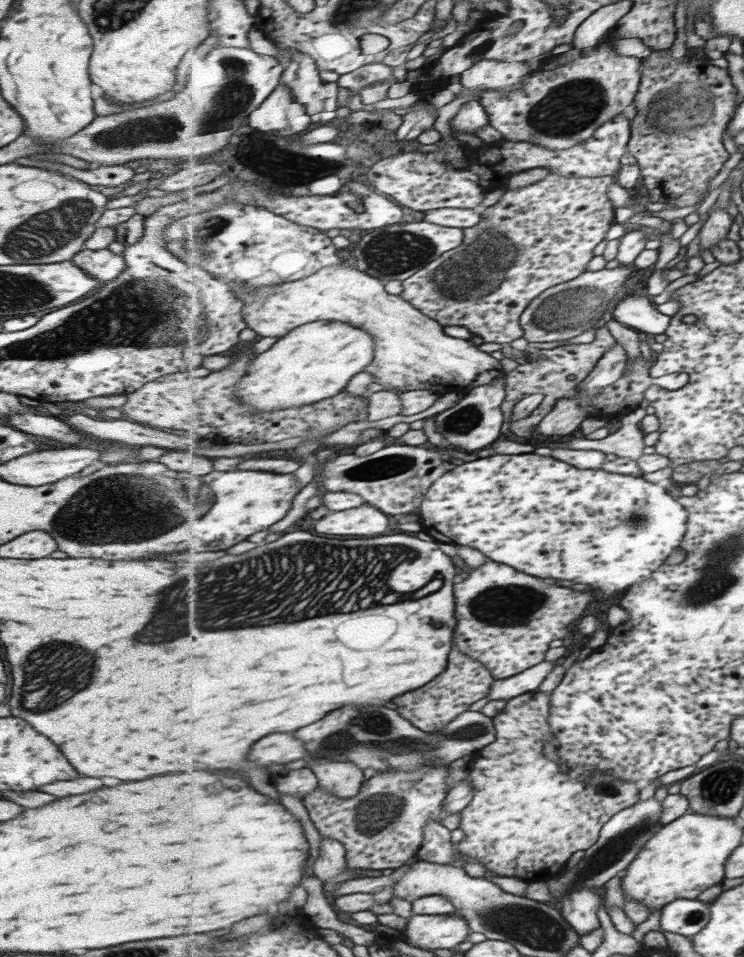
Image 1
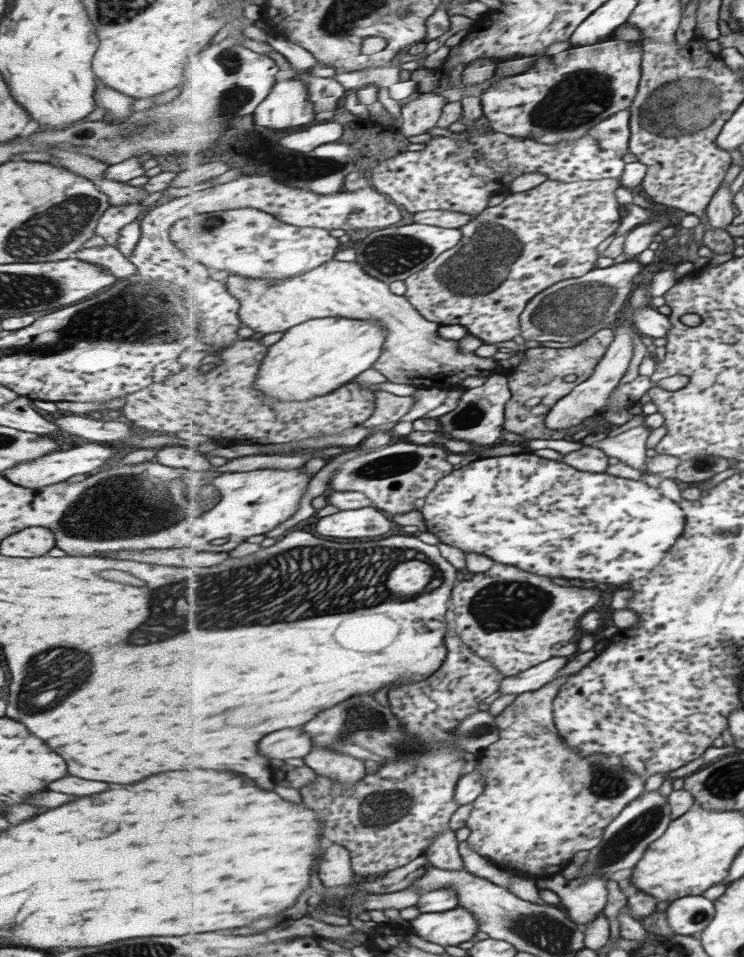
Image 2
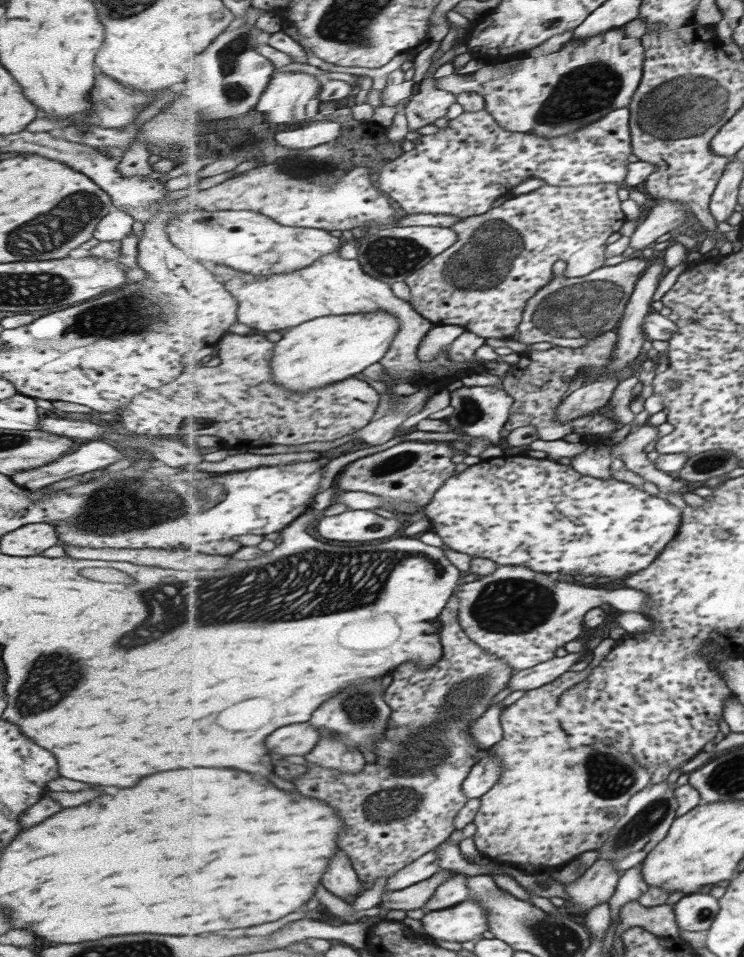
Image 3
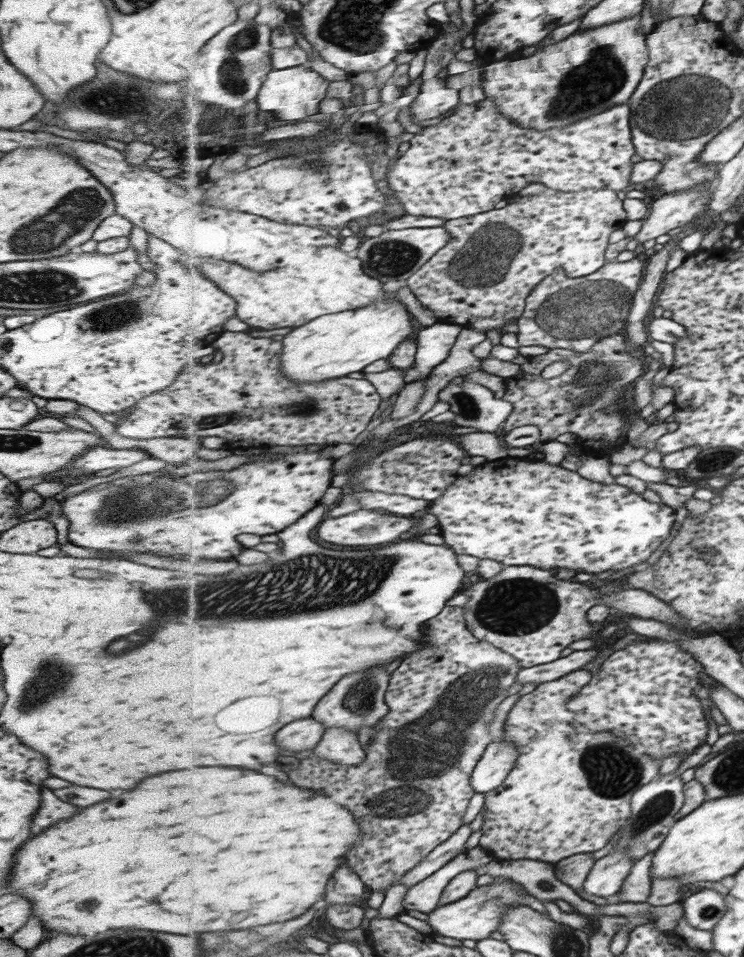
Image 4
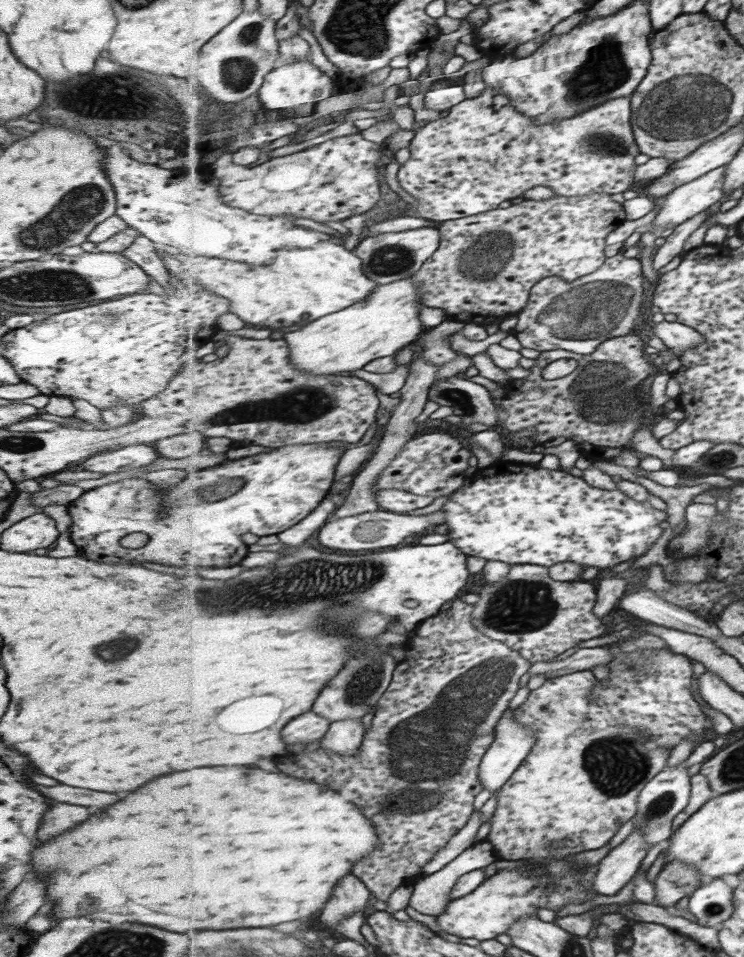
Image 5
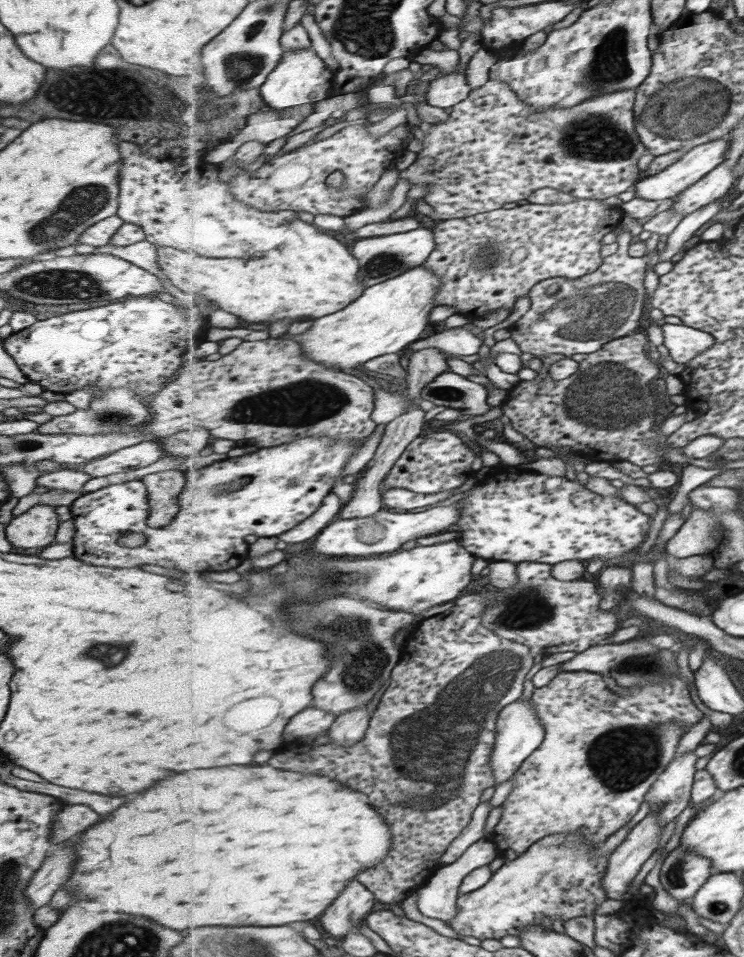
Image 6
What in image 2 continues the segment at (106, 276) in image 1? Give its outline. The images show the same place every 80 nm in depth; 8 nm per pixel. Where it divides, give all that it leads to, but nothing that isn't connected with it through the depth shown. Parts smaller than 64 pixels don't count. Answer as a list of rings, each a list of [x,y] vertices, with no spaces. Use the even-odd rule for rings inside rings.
[[[103,245],[95,246],[95,248],[85,248],[77,251],[75,255],[75,260],[95,264],[95,266],[106,270],[117,279],[127,278],[137,273],[136,268],[113,246]]]

